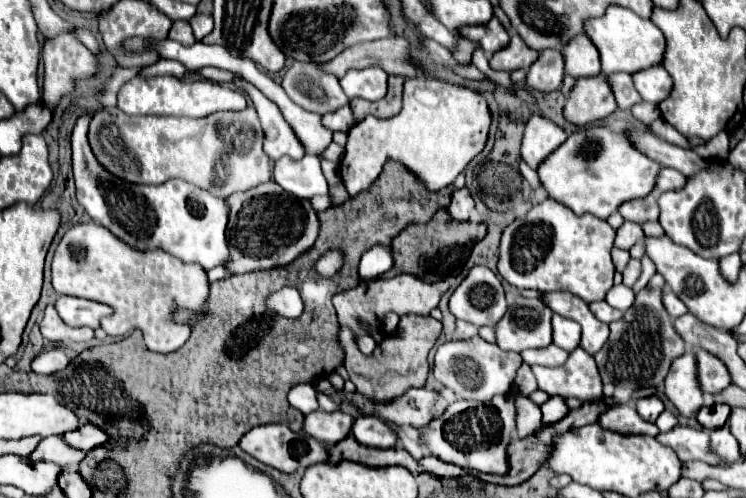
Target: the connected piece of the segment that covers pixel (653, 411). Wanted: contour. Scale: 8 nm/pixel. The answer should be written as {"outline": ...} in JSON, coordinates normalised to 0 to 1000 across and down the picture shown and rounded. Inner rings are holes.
{"outline":[[[867,795],[867,799],[859,799],[854,803],[854,827],[859,831],[862,843],[870,843],[870,847],[878,847],[881,835],[891,823],[891,811],[886,799],[881,795]]]}

